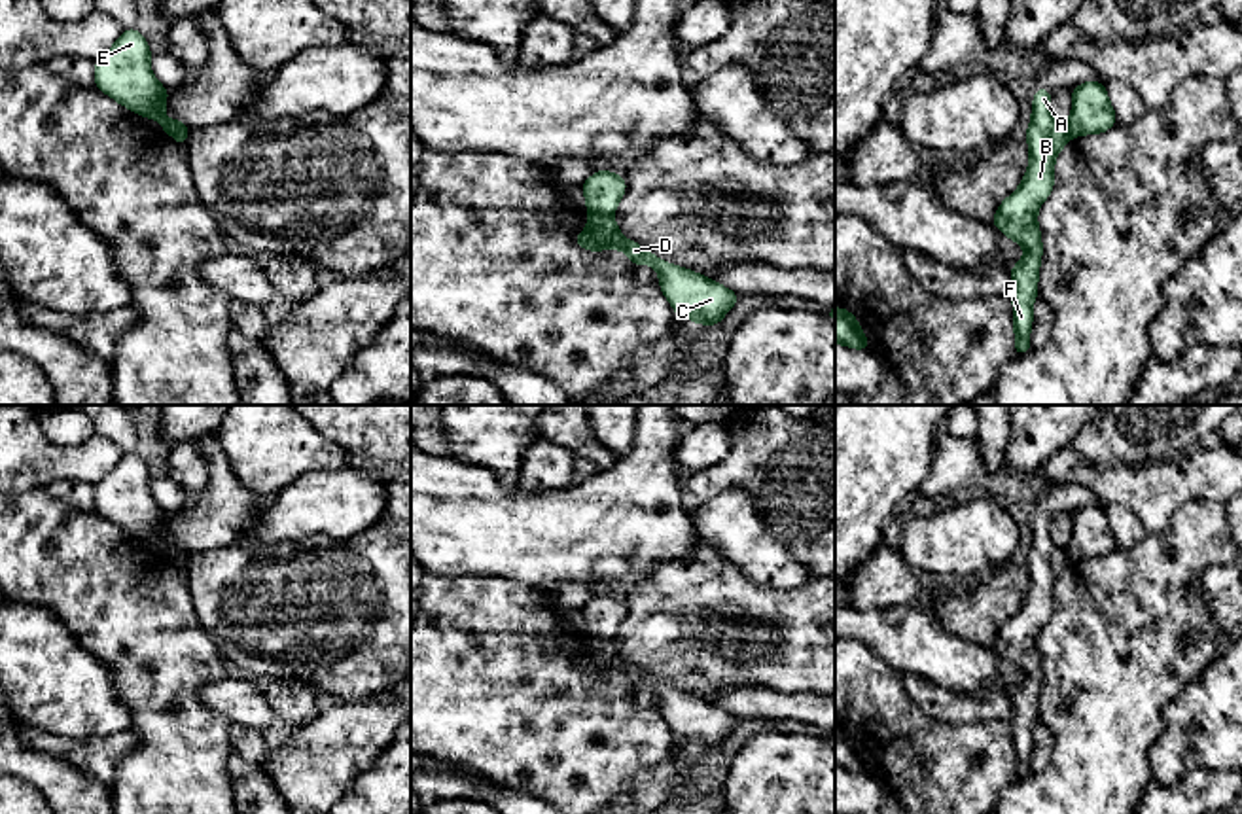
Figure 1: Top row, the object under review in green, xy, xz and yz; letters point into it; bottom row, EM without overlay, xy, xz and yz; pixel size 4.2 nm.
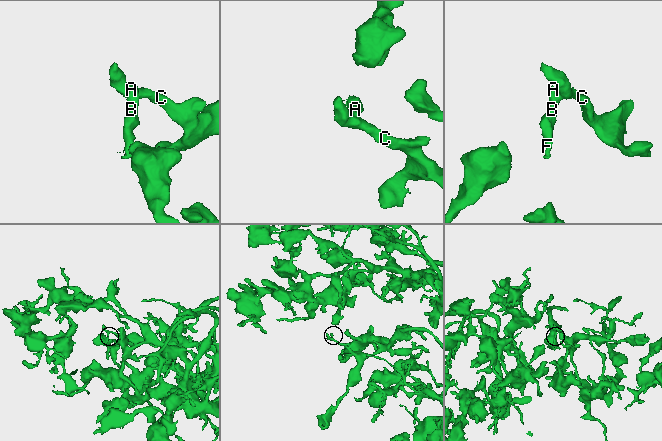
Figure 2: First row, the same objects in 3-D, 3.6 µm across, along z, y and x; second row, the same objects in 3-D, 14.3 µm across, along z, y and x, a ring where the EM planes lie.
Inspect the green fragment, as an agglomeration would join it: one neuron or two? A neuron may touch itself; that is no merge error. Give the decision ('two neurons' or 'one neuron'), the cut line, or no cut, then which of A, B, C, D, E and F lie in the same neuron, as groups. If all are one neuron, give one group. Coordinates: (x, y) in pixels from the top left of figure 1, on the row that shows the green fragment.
two neurons | xz (591, 211), (610, 216) | A B F / C D E

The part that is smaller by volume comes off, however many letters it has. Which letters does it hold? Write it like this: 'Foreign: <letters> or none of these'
Foreign: A, B, F

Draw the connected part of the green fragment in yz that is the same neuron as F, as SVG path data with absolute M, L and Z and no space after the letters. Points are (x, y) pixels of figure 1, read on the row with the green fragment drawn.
M1038 85L1030 125L1024 131L1030 150L1026 174L1020 186L1000 203L992 218L996 229L1024 248L1024 257L1007 271L1013 282L1009 299L1013 303L1015 356L1032 350L1032 305L1039 295L1038 278L1043 256L1038 208L1055 187L1055 159L1072 138L1066 125L1051 114L1051 97L1053 93Z

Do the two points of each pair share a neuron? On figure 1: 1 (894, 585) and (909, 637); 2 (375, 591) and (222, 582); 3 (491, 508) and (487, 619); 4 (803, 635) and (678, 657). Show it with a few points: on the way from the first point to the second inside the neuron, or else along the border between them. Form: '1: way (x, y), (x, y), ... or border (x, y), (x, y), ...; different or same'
1: border (919, 602), (856, 610); different
2: way (337, 591), (260, 591); same
3: border (445, 574), (514, 578), (532, 587); different
4: way (773, 637), (737, 637), (720, 652), (709, 652); same

